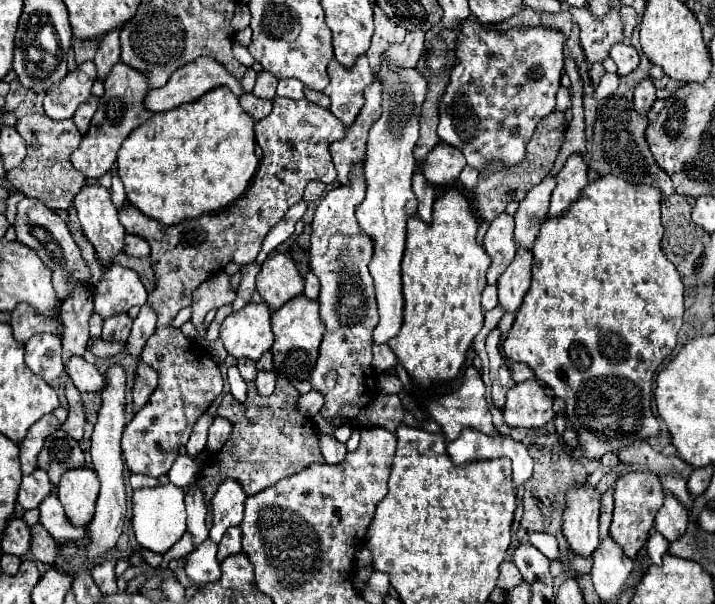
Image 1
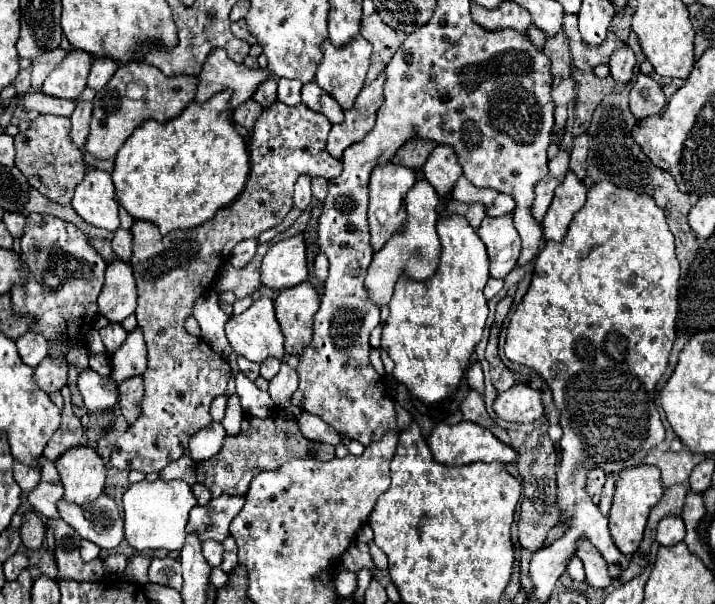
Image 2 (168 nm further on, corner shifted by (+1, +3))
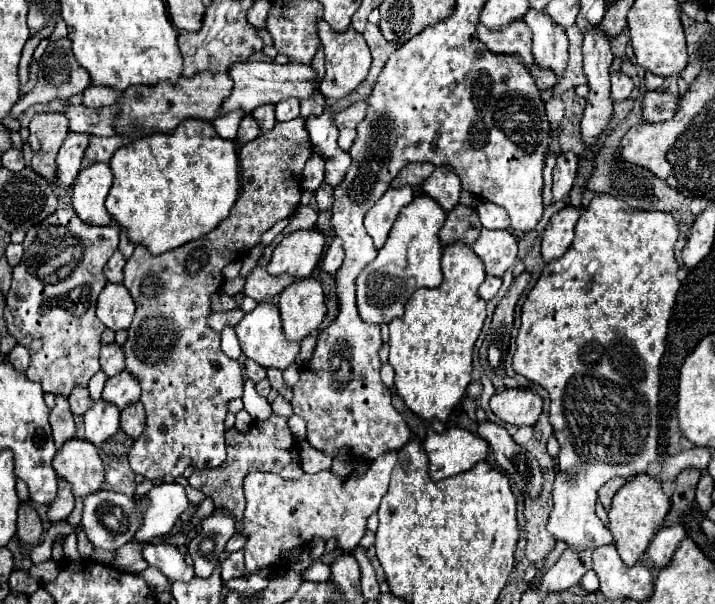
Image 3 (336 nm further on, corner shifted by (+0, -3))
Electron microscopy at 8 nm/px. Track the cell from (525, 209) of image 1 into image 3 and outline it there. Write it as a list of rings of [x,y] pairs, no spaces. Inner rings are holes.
[[[560,152],[556,158],[556,168],[554,168],[554,202],[560,202],[568,196],[574,178],[576,178],[576,168],[578,168],[578,158],[574,152]]]

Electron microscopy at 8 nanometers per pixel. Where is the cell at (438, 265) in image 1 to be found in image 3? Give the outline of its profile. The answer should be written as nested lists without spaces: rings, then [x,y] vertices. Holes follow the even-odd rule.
[[[456,242],[442,252],[444,282],[438,288],[422,288],[412,294],[406,304],[406,314],[390,322],[390,364],[396,372],[396,392],[402,396],[404,406],[418,414],[422,420],[446,420],[460,398],[466,394],[472,372],[472,352],[478,334],[486,320],[486,302],[478,296],[478,286],[484,282],[484,264],[470,246]]]

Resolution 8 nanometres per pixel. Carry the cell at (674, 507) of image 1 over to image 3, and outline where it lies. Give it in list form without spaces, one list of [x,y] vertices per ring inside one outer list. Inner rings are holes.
[[[680,524],[660,528],[648,546],[648,556],[650,556],[650,562],[654,564],[654,568],[664,568],[672,560],[678,544],[684,538],[686,538],[686,530]]]

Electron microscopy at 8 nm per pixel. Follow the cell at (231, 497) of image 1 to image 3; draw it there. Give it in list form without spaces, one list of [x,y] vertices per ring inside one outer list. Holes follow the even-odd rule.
[[[214,512],[202,520],[202,532],[198,532],[188,552],[194,560],[194,570],[198,578],[208,578],[220,564],[220,554],[226,542],[234,536],[234,518],[224,512]]]

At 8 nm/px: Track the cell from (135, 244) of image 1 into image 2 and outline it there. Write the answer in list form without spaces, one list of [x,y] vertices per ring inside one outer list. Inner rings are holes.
[[[117,228],[115,232],[113,232],[113,250],[115,250],[115,254],[121,258],[121,260],[125,260],[125,262],[129,262],[129,258],[131,258],[131,254],[133,254],[133,234],[129,232],[129,230],[123,230],[123,228]]]

